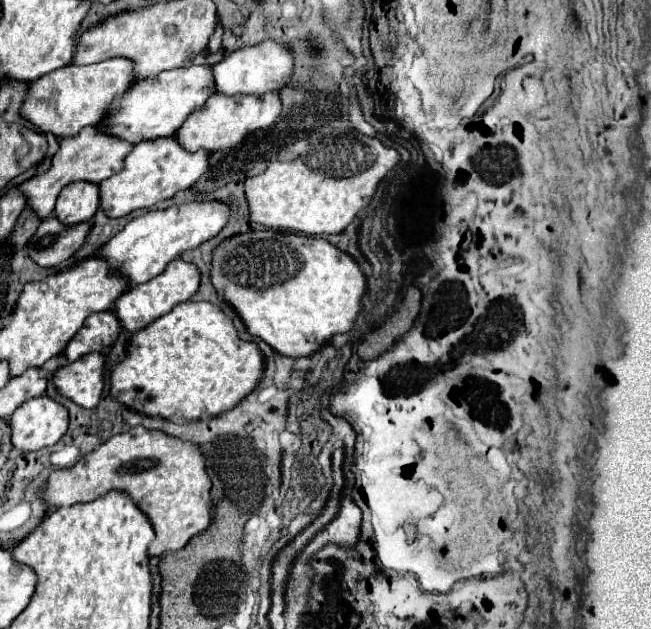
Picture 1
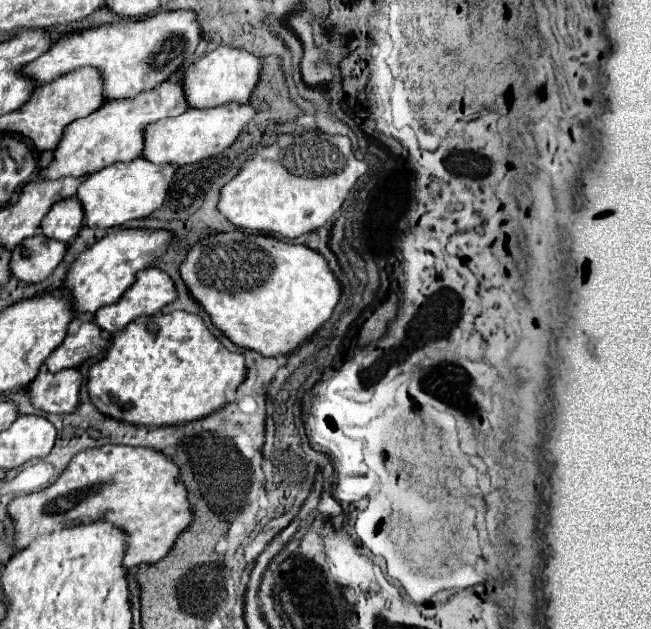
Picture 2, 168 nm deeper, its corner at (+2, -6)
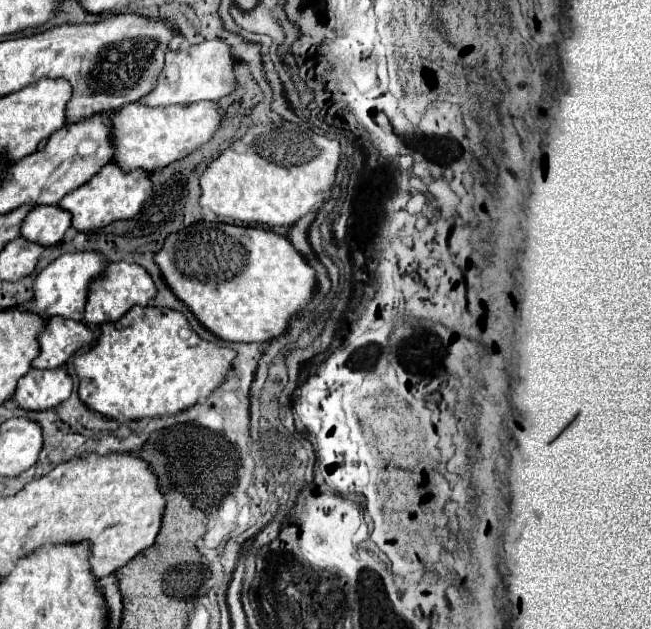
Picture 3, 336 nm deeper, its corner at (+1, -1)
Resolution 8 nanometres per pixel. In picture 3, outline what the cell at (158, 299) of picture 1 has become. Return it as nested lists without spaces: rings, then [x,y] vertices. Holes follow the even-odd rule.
[[[123,261],[111,263],[111,267],[107,267],[107,275],[103,275],[101,279],[97,279],[91,285],[87,305],[85,305],[85,321],[95,323],[95,325],[103,325],[107,321],[117,321],[131,307],[149,305],[155,295],[157,295],[157,287],[155,287],[151,275],[141,265],[137,265],[137,263],[127,265]]]

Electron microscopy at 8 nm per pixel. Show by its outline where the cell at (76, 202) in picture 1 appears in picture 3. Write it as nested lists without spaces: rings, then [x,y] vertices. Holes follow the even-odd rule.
[[[39,205],[23,221],[21,235],[33,243],[49,247],[63,241],[63,235],[69,227],[71,227],[69,211],[57,205]]]

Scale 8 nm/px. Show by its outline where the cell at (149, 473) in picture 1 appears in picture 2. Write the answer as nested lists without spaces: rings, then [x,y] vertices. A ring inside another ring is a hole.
[[[104,444],[100,448],[82,450],[70,460],[66,470],[56,478],[54,484],[50,484],[48,488],[44,488],[40,492],[18,496],[8,504],[6,510],[14,524],[14,536],[12,536],[14,550],[18,552],[22,548],[28,548],[36,536],[56,530],[56,522],[58,522],[58,526],[74,528],[78,524],[108,520],[110,524],[114,524],[114,528],[120,528],[124,532],[124,536],[128,536],[128,540],[130,540],[128,542],[130,546],[122,560],[124,568],[132,568],[142,562],[158,562],[160,558],[164,558],[170,552],[178,534],[192,520],[188,494],[186,494],[186,488],[182,488],[182,486],[184,484],[178,480],[178,466],[158,450],[118,446],[118,444]]]

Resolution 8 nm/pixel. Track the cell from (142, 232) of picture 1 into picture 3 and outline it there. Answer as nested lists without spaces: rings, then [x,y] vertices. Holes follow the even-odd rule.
[[[77,251],[77,253],[65,253],[59,259],[55,259],[51,265],[47,265],[35,279],[35,307],[33,313],[49,319],[55,315],[69,317],[75,321],[81,321],[85,303],[89,297],[89,287],[99,275],[105,275],[109,261],[101,251]]]

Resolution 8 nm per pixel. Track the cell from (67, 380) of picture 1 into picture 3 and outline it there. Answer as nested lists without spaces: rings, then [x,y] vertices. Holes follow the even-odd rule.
[[[31,369],[19,379],[15,401],[27,411],[53,409],[69,399],[73,389],[73,379],[69,373],[59,369]]]

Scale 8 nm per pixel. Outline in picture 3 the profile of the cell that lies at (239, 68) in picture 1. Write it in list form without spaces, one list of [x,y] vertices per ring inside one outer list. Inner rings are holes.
[[[203,41],[203,43],[191,45],[187,49],[169,51],[167,59],[165,59],[165,67],[157,77],[157,85],[141,101],[147,105],[195,103],[195,101],[203,101],[203,99],[217,101],[237,89],[235,65],[237,65],[237,59],[235,59],[231,47],[223,41]]]

